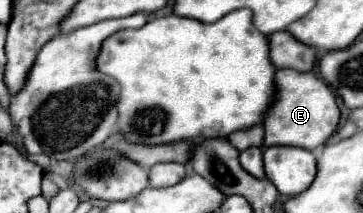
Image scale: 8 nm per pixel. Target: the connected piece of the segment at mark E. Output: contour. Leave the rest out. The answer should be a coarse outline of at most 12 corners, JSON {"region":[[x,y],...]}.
{"region":[[277,70],[265,146],[315,150],[337,130],[331,88]]}

